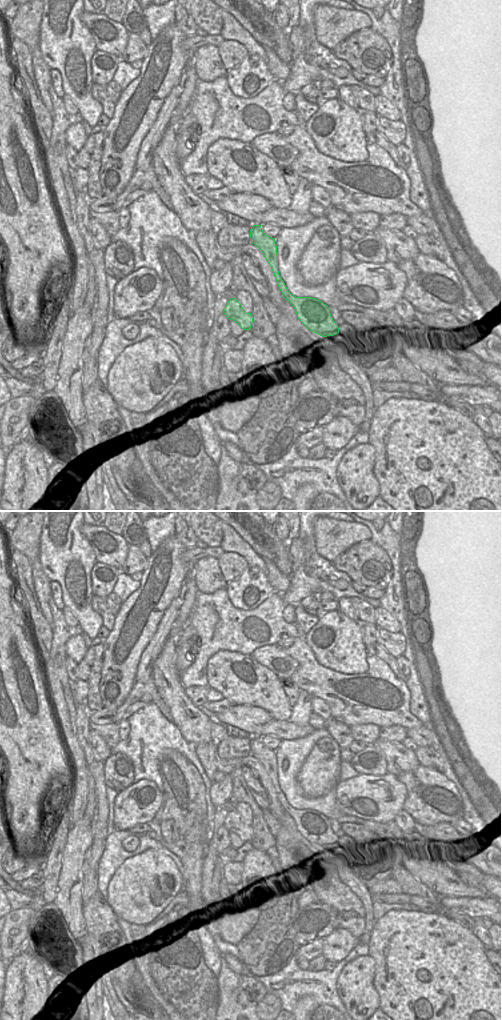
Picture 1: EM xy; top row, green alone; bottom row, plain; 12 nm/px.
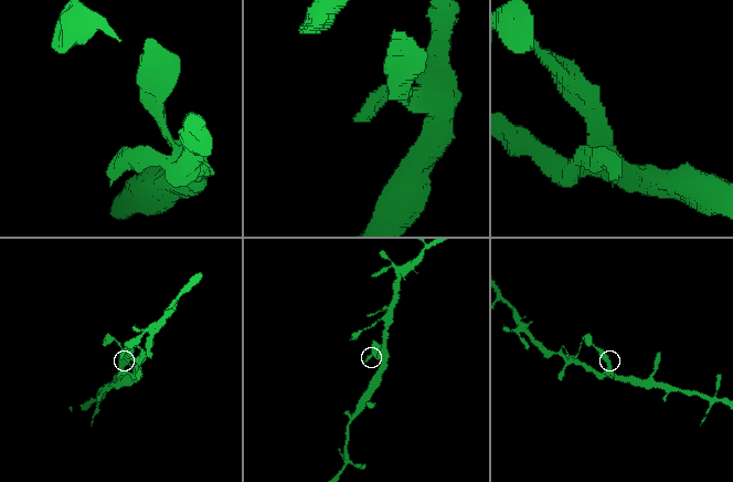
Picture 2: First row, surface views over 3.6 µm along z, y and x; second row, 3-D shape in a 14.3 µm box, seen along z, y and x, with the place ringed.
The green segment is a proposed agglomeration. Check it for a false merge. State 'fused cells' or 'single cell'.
single cell

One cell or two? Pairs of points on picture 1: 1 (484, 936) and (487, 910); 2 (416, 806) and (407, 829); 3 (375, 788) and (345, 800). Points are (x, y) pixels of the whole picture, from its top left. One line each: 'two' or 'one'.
1: two
2: two
3: one

